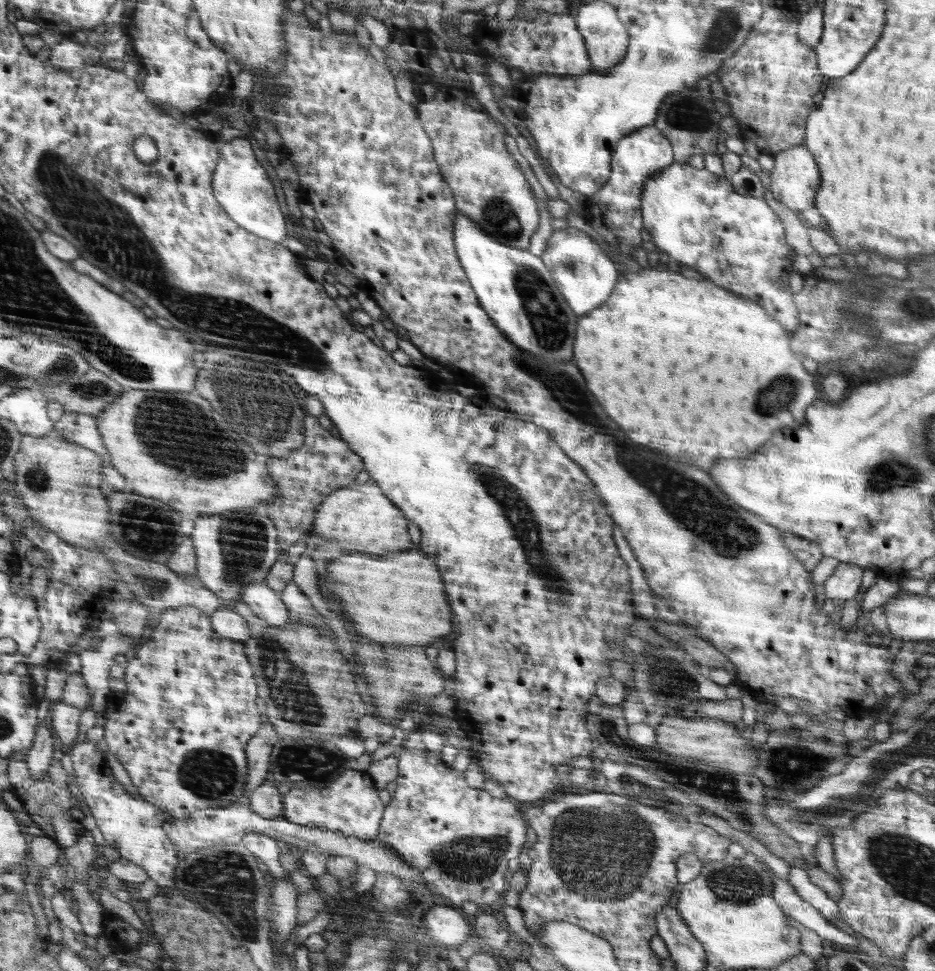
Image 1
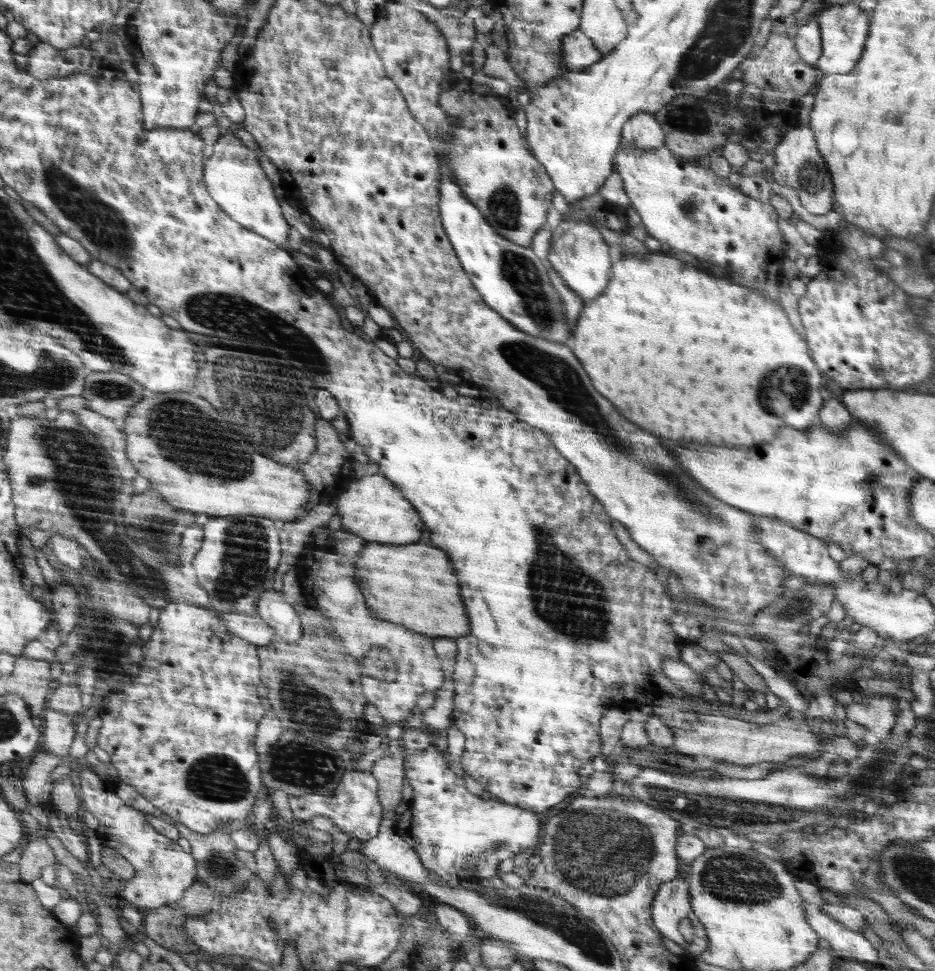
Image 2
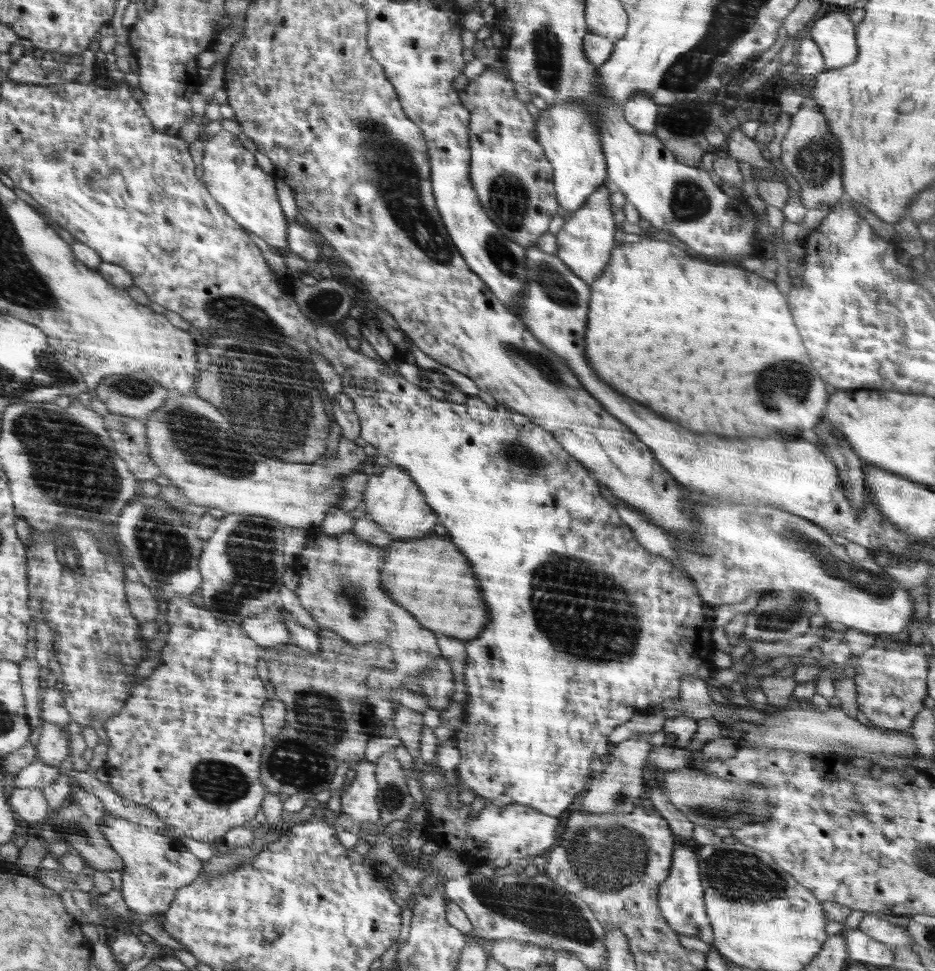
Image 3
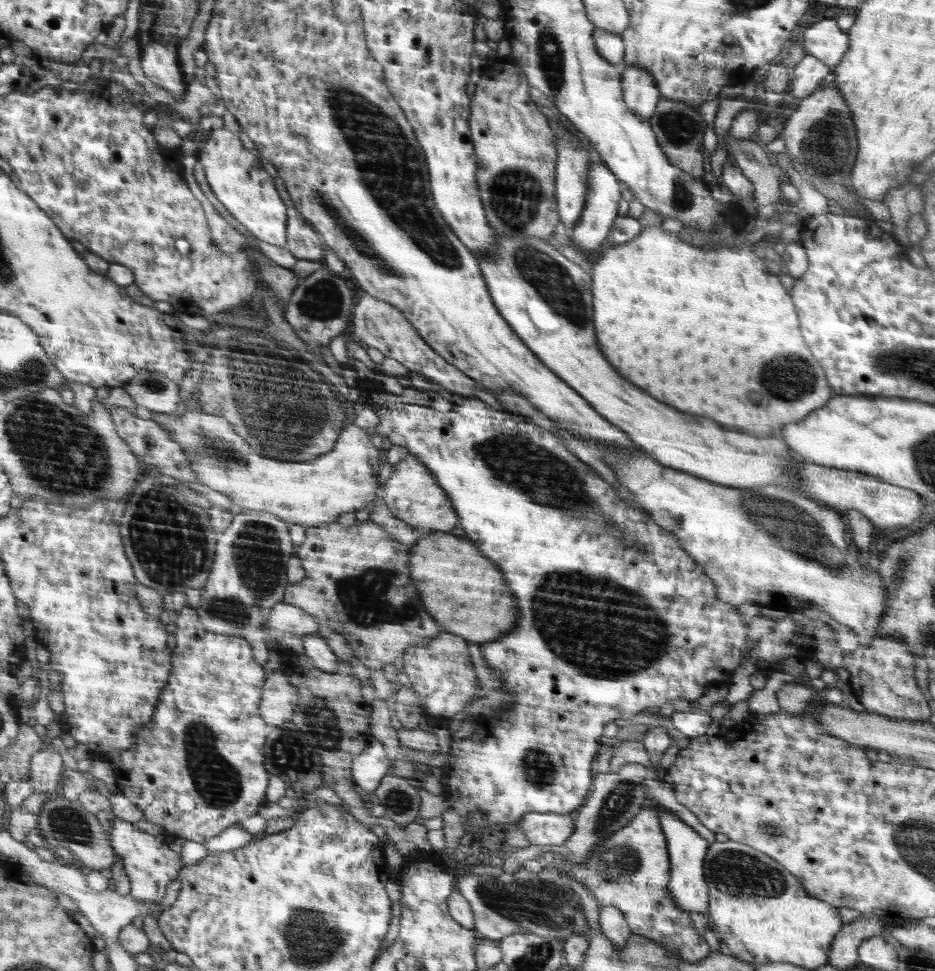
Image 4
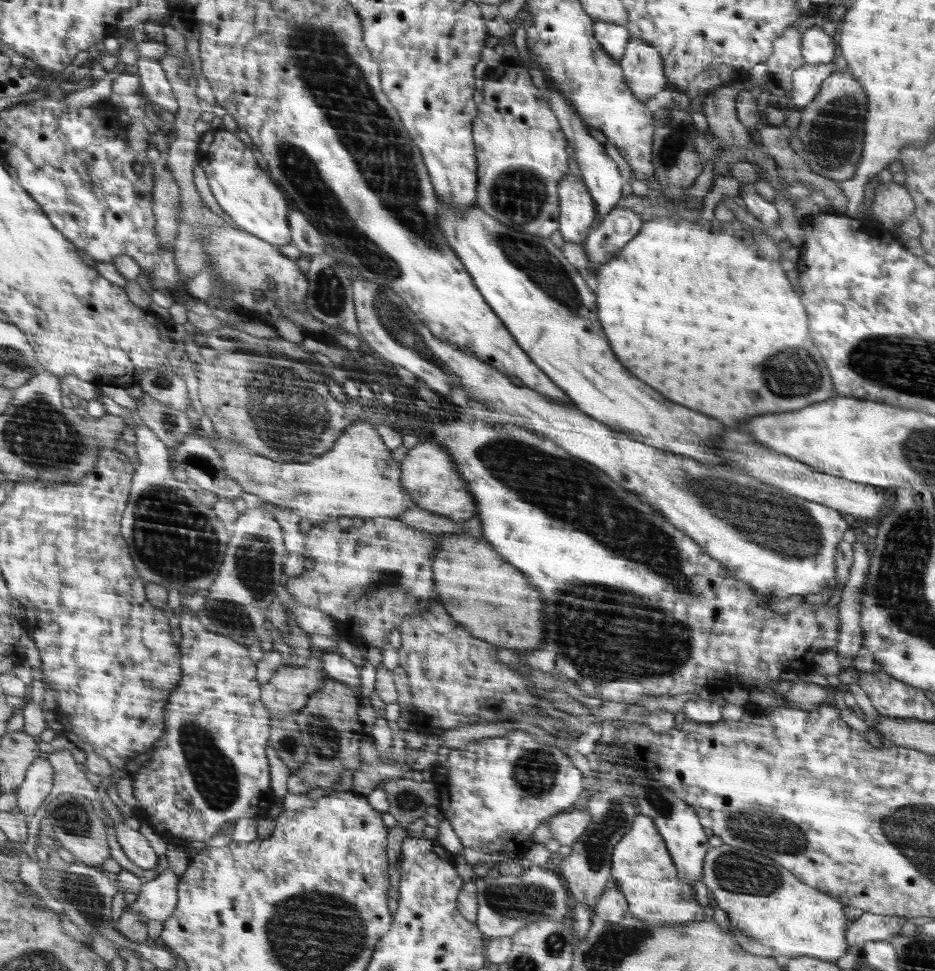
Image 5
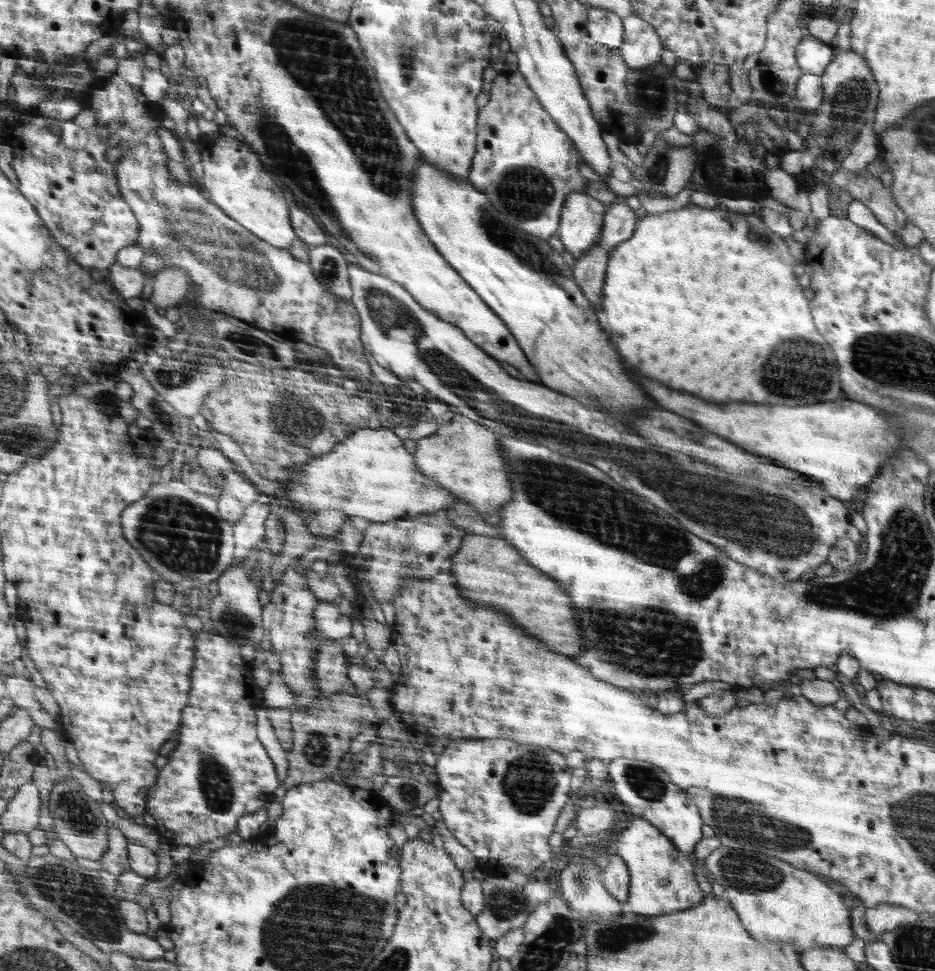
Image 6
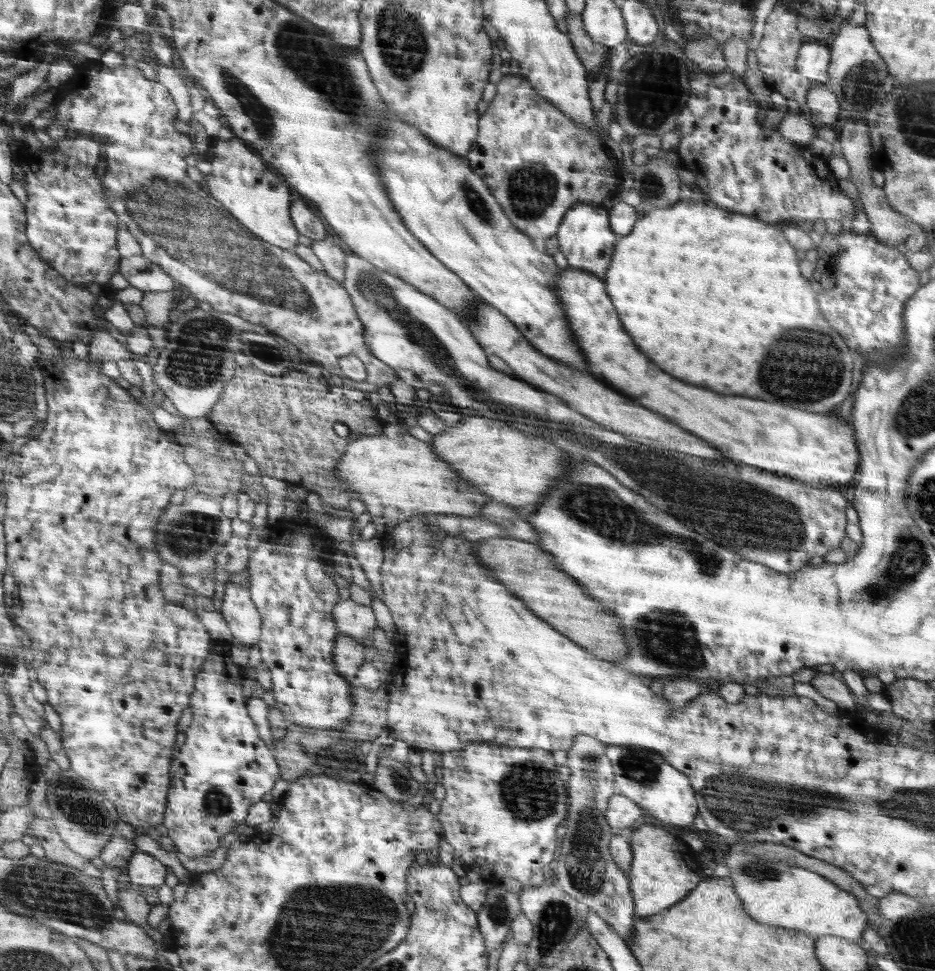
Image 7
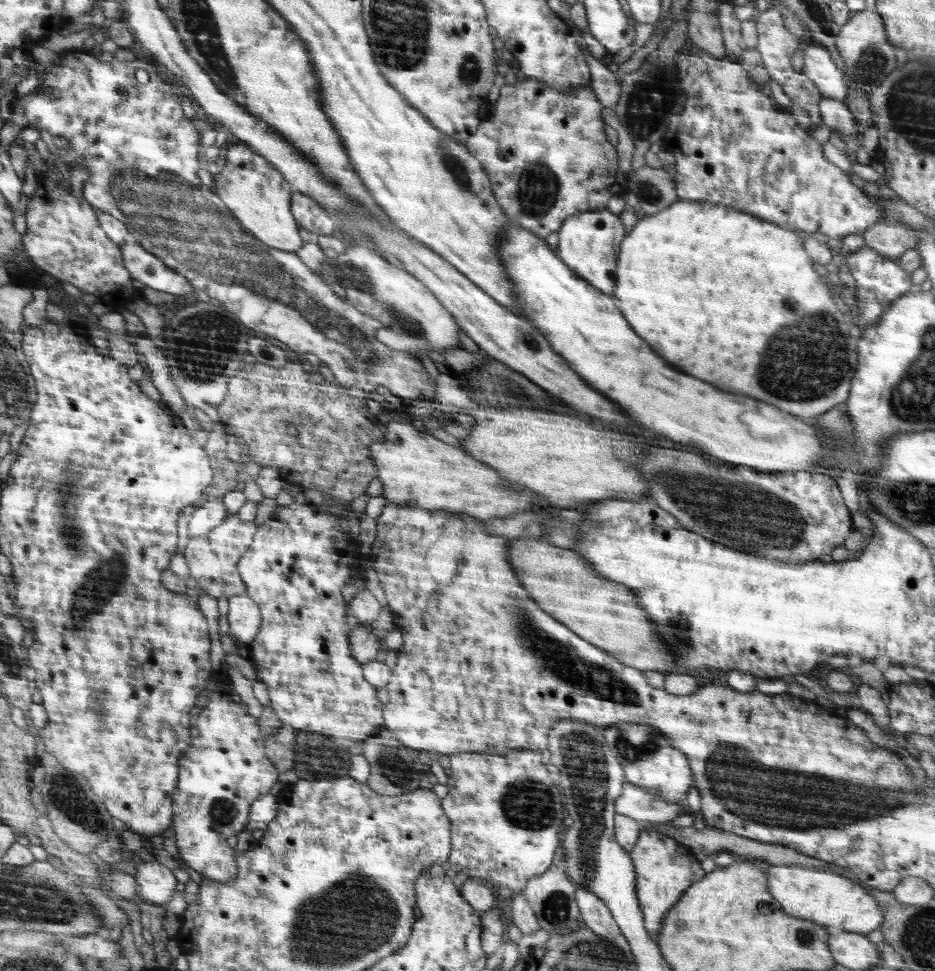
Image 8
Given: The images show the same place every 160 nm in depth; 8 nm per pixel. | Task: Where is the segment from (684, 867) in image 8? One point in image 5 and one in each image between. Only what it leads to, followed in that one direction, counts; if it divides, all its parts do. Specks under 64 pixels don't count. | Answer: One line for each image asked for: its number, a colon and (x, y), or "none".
5: (641, 865)
6: (662, 880)
7: (664, 869)

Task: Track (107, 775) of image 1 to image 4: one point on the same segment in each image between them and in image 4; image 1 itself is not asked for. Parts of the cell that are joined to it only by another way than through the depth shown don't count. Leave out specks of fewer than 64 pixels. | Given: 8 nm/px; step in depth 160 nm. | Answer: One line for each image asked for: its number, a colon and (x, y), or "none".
2: (164, 869)
3: (156, 866)
4: (151, 865)

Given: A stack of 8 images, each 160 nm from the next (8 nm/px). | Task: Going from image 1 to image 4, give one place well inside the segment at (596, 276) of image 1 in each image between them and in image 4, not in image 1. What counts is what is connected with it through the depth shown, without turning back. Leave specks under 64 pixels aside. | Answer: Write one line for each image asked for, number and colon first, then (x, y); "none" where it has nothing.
2: (579, 253)
3: (585, 242)
4: (593, 230)

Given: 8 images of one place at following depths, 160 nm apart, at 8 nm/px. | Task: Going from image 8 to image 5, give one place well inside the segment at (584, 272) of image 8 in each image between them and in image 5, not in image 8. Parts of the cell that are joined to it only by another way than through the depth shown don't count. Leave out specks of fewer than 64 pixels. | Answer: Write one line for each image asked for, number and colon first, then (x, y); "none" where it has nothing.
5: (579, 210)
6: (583, 217)
7: (586, 239)

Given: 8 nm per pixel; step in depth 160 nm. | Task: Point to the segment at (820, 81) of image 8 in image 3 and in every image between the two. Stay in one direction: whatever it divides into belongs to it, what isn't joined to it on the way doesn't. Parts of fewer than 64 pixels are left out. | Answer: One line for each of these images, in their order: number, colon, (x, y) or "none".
3: (835, 34)
4: (825, 40)
5: (818, 47)
6: (813, 55)
7: (813, 59)

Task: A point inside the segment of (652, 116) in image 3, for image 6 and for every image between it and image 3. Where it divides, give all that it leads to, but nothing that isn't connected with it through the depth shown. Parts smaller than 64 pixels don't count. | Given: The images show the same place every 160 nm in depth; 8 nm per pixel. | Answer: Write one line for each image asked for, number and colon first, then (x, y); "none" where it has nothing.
4: (640, 92)
5: (643, 69)
6: (641, 48)

